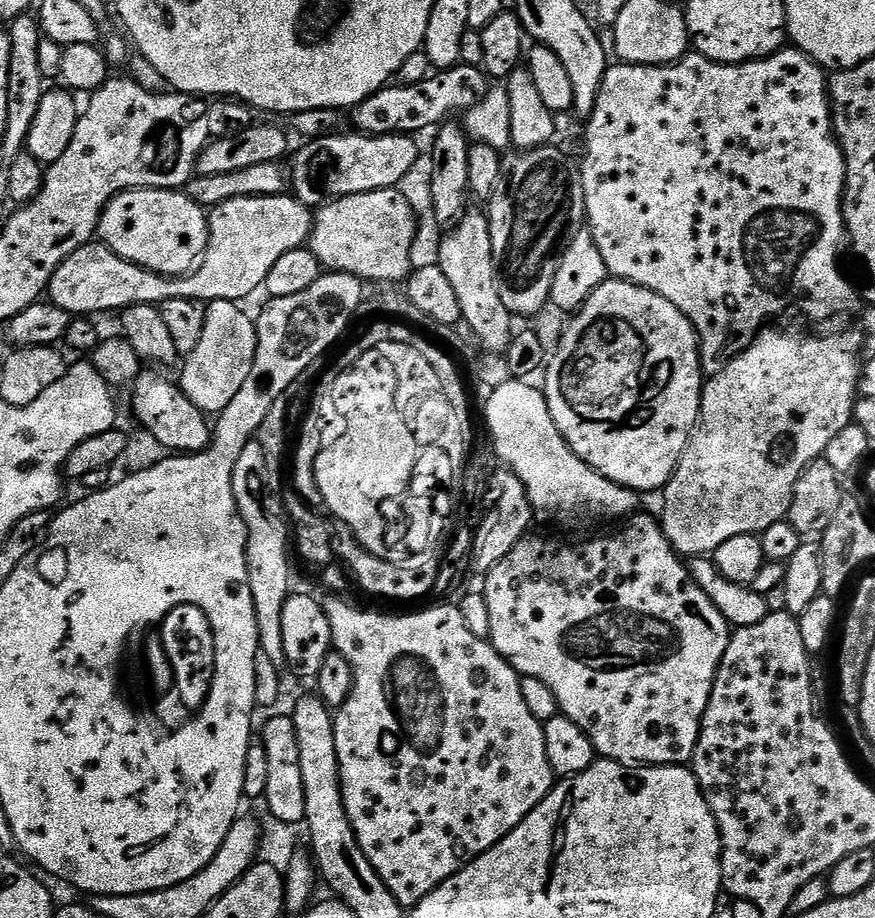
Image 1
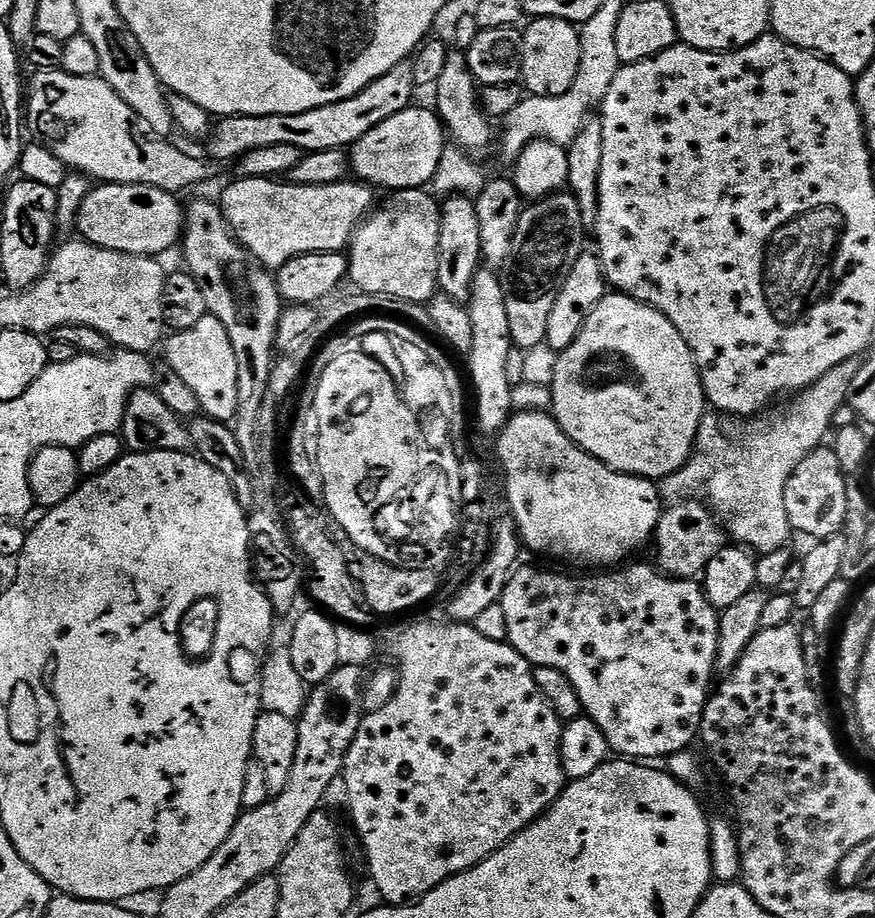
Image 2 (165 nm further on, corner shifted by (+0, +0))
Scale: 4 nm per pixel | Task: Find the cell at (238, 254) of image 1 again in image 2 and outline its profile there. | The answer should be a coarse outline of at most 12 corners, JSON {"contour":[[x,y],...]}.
{"contour":[[246,176],[218,197],[269,270],[344,252],[374,208],[363,182]]}

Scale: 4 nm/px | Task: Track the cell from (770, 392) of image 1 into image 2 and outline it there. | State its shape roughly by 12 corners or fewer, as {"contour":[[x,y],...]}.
{"contour":[[699,499],[661,511],[654,545],[665,576],[696,580],[726,544]]}

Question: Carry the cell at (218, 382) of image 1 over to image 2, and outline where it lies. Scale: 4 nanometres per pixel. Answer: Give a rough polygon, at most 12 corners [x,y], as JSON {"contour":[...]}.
{"contour":[[208,315],[173,331],[163,359],[203,415],[235,421],[238,358]]}

